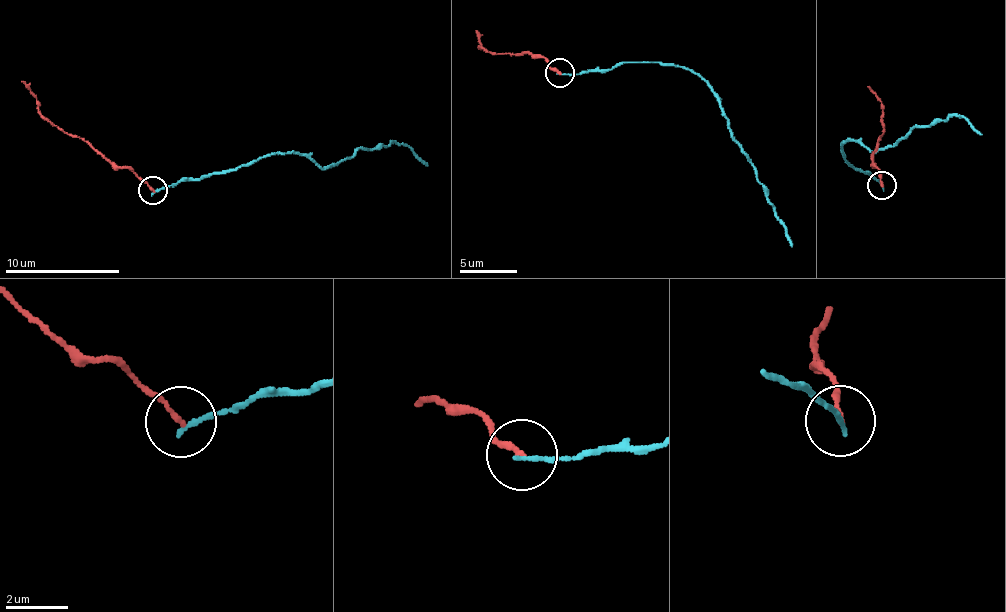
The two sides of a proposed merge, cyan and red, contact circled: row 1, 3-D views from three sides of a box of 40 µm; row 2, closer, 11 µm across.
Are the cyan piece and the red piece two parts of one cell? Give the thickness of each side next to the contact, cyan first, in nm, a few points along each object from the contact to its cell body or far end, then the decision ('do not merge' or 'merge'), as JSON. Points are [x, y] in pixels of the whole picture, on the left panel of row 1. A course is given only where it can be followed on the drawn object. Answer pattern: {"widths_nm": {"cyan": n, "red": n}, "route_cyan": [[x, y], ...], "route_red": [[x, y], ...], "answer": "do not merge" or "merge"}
{"widths_nm": {"cyan": 150, "red": 150}, "route_cyan": [[155, 191], [226, 174], [274, 153], [304, 155], [325, 167], [357, 150], [396, 141], [427, 166]], "route_red": [[151, 191], [142, 179], [124, 167], [113, 167], [95, 150], [50, 122], [21, 80]], "answer": "do not merge"}

